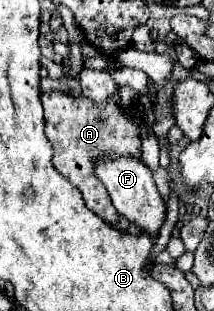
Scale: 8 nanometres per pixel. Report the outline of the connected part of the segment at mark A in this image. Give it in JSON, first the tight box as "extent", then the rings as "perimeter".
{"extent":[41,91,141,225],"perimeter":[[[45,91],[41,95],[41,99],[45,103],[45,135],[53,145],[53,165],[55,165],[55,169],[59,173],[63,173],[67,177],[67,181],[71,181],[81,191],[81,195],[85,199],[85,205],[93,213],[97,213],[99,217],[117,225],[117,209],[113,207],[103,183],[99,183],[99,179],[95,177],[93,163],[99,159],[99,155],[107,155],[107,153],[111,153],[113,157],[119,157],[119,155],[125,155],[125,153],[135,155],[137,159],[141,157],[141,149],[139,149],[141,141],[139,141],[139,131],[137,131],[137,125],[141,123],[139,111],[135,107],[129,109],[127,113],[121,111],[119,105],[117,105],[119,95],[115,95],[115,99],[111,99],[111,103],[101,103],[101,105],[91,103],[91,99],[87,99],[87,97],[69,97],[61,91]]]}

